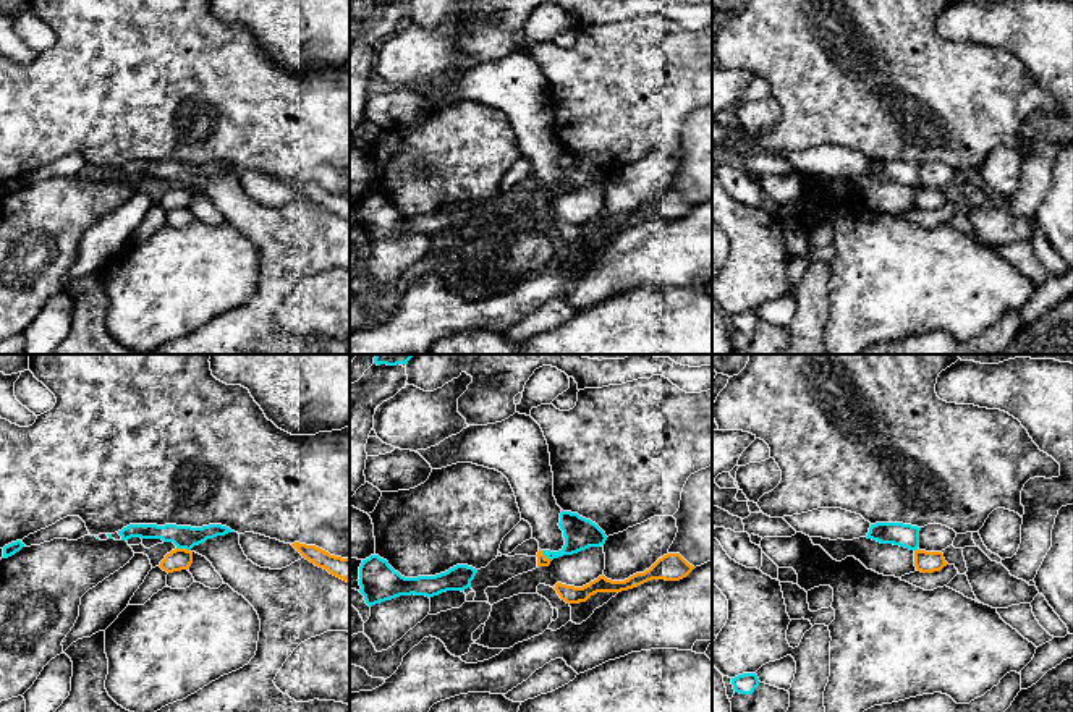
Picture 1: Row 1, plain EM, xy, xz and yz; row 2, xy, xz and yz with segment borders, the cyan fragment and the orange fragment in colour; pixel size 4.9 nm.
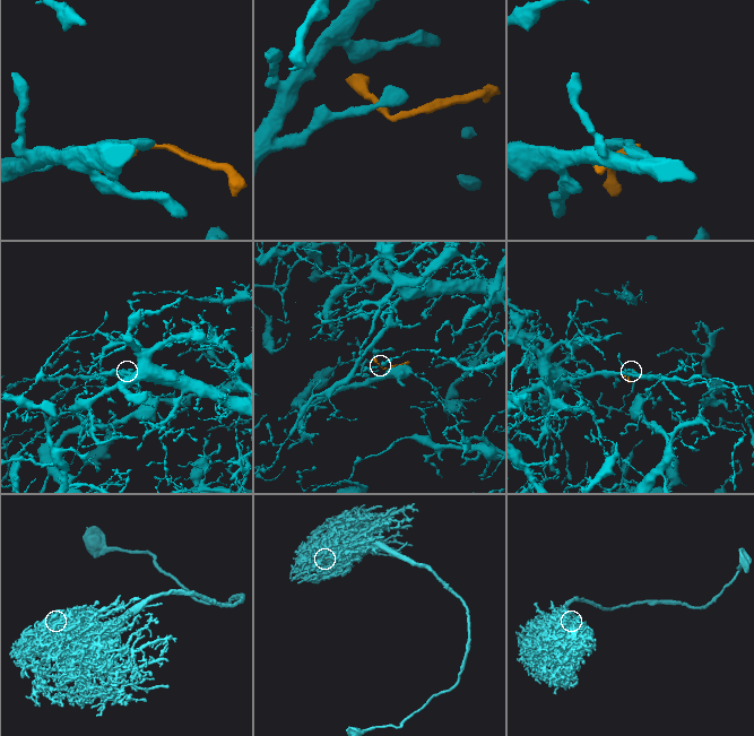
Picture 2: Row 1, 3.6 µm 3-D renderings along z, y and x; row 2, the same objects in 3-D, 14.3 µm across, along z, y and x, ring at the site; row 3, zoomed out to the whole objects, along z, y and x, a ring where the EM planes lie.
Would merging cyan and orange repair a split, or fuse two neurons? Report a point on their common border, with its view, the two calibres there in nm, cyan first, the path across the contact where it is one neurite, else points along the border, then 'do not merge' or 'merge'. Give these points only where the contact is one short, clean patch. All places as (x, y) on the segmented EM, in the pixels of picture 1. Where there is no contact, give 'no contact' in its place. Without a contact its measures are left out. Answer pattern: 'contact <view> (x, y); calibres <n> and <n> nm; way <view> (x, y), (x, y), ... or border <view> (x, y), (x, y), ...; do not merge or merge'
contact xy (183, 547); calibres 110 and 110 nm; border xy (177, 546), (190, 550); do not merge

